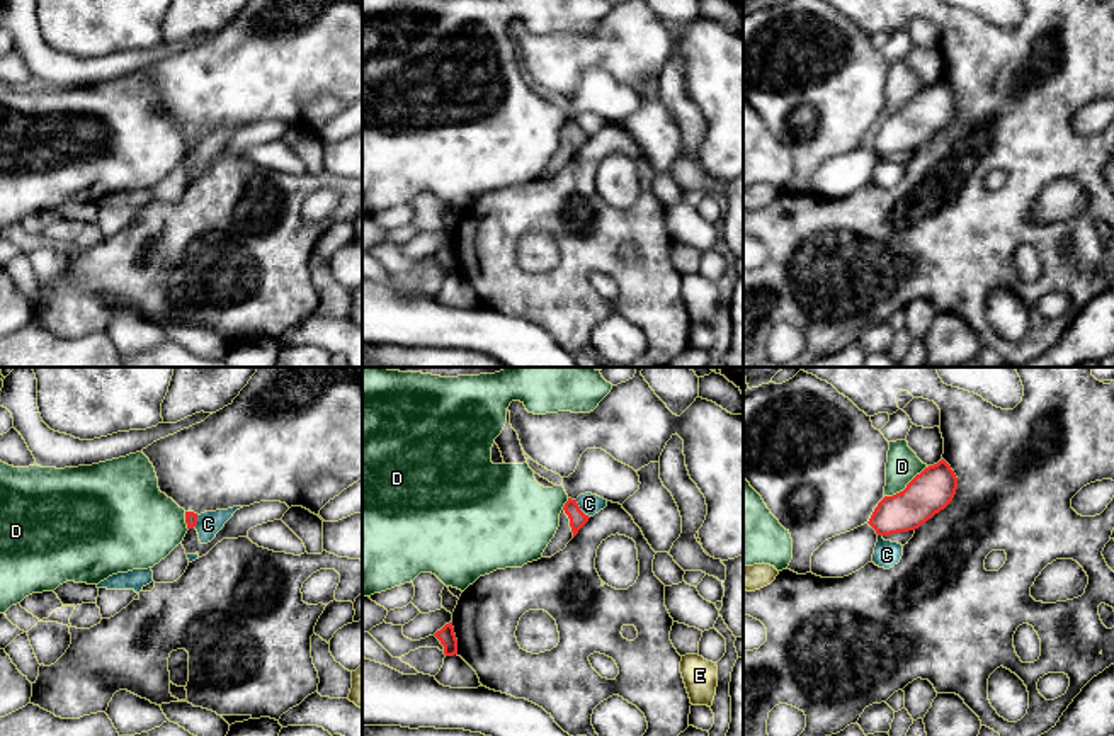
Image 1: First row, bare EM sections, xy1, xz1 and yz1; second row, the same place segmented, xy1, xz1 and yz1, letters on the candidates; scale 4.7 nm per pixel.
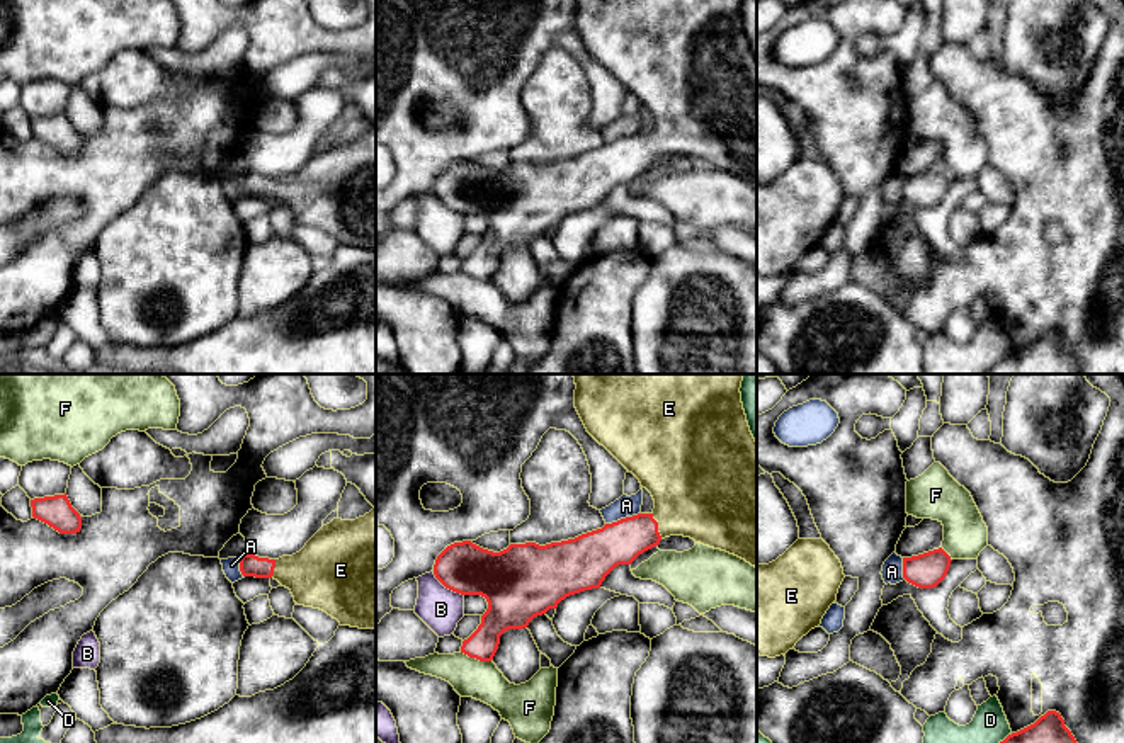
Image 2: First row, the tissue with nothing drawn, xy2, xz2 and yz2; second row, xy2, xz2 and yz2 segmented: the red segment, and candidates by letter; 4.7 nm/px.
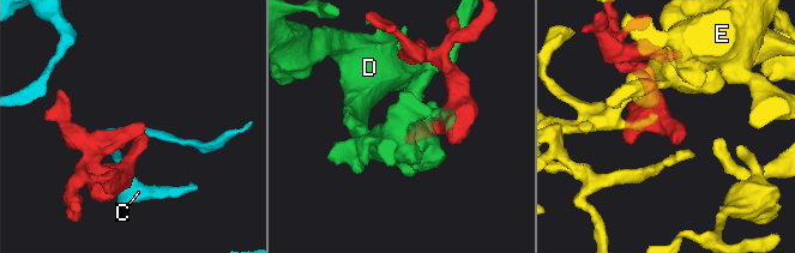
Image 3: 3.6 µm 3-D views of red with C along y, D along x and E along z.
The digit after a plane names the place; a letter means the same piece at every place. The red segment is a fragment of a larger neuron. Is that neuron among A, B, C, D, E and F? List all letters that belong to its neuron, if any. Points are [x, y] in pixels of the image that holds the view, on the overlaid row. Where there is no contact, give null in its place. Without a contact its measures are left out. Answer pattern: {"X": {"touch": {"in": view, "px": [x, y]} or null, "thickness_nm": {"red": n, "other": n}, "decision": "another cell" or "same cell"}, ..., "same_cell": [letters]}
{"A": {"touch": {"in": "xz2", "px": [621, 519]}, "thickness_nm": {"red": 240, "other": 100}, "decision": "another cell"}, "B": {"touch": {"in": "xz2", "px": [448, 587]}, "thickness_nm": {"red": 240, "other": 200}, "decision": "another cell"}, "C": {"touch": {"in": "xz1", "px": [579, 509]}, "thickness_nm": {"red": 80, "other": 100}, "decision": "another cell"}, "D": {"touch": {"in": "yz1", "px": [907, 485]}, "thickness_nm": {"red": 200, "other": 150}, "decision": "another cell"}, "E": {"touch": {"in": "xz2", "px": [657, 526]}, "thickness_nm": {"red": 200, "other": 420}, "decision": "same cell"}, "F": {"touch": {"in": "xz2", "px": [475, 657]}, "thickness_nm": {"red": 170, "other": 190}, "decision": "another cell"}, "same_cell": ["E"]}

